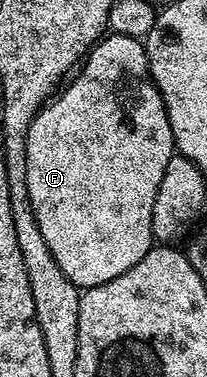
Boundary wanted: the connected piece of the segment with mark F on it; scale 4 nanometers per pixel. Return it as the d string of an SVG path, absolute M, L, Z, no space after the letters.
M110 32L90 49L76 76L37 112L27 131L27 191L31 195L31 207L35 211L39 231L43 231L43 239L47 239L47 247L51 247L51 255L55 255L55 263L59 263L63 275L67 275L67 279L71 279L71 283L75 283L78 289L84 291L115 279L115 275L123 275L127 267L135 267L135 263L139 263L139 259L143 259L143 255L147 255L147 251L153 248L155 240L152 233L152 211L155 197L159 183L163 180L163 171L174 154L171 123L167 119L167 111L157 84L149 75L149 60L144 44L136 37Z

